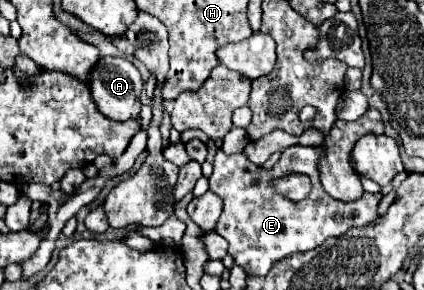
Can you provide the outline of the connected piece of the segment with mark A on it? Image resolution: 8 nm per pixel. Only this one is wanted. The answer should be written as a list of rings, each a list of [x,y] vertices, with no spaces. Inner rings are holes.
[[[104,56],[98,60],[98,64],[94,66],[92,76],[90,76],[90,92],[92,92],[92,98],[98,106],[98,110],[106,118],[116,120],[116,122],[126,122],[126,120],[138,118],[140,108],[142,108],[142,104],[140,104],[142,88],[144,88],[144,84],[142,84],[138,68],[126,58]]]

